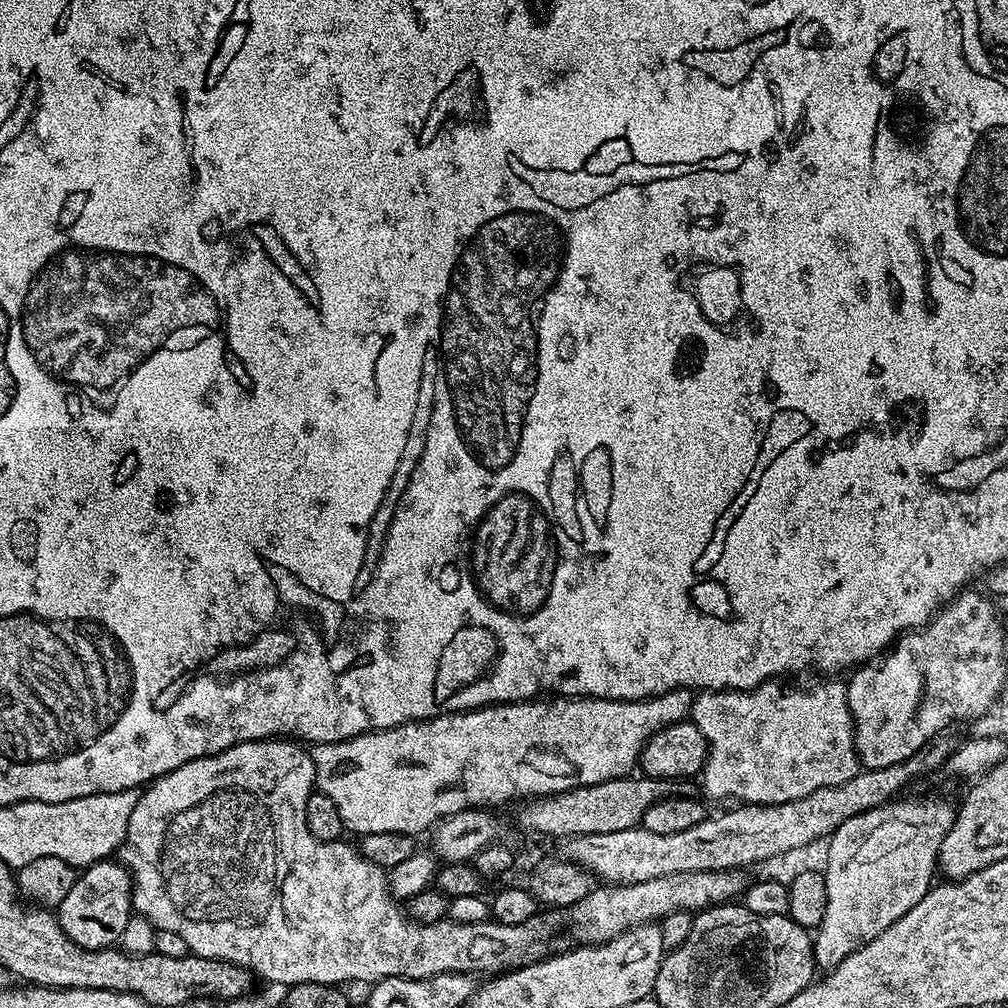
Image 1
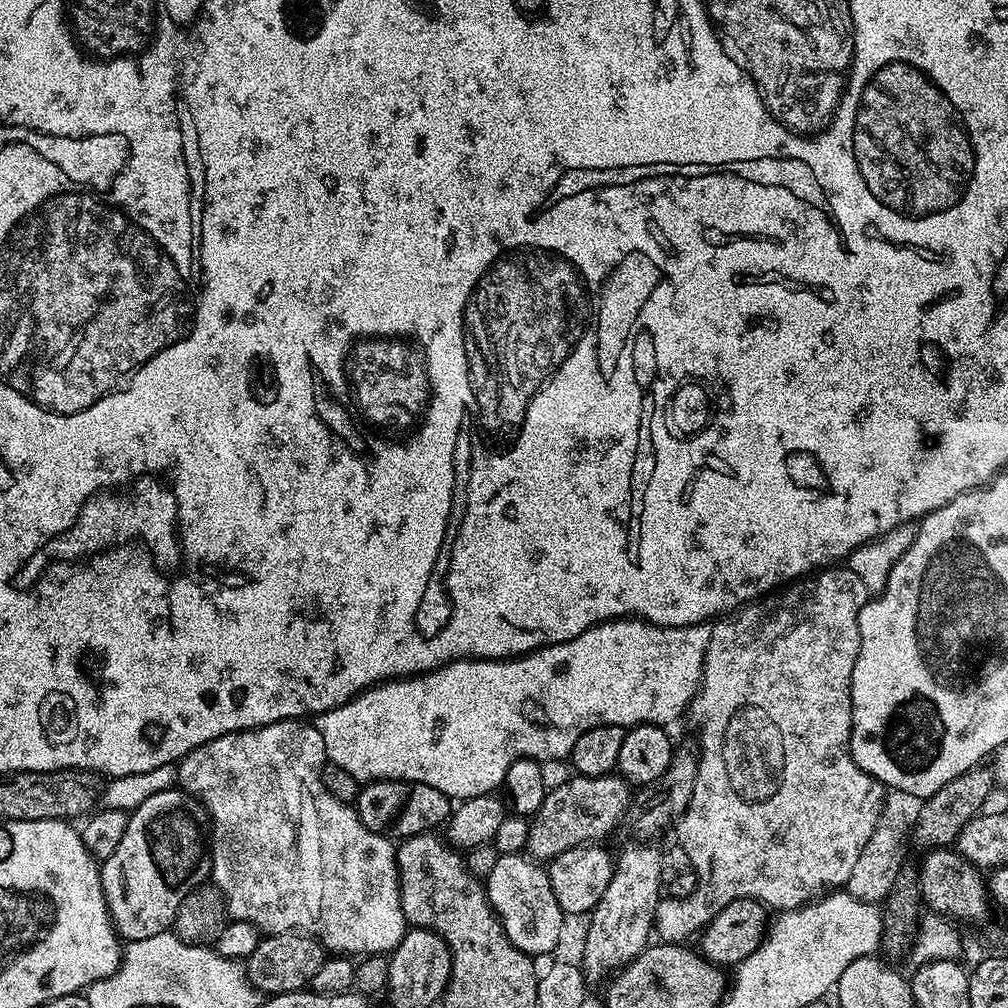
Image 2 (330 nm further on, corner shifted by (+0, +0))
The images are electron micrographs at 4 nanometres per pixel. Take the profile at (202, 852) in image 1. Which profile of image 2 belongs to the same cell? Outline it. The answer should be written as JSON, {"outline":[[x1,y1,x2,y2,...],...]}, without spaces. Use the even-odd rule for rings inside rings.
{"outline":[[297,718,295,720,279,720,273,724,267,724,261,728,247,728,245,732,231,732,222,738,214,738,210,742,206,742,202,746,198,746,190,754,186,754,184,759,179,761,178,767,175,769,179,787,187,792,189,796,196,797,201,804,204,805,207,815,212,815,212,832,210,828,210,880,215,884,216,889,224,895,226,907,229,917,232,920,241,920,242,922,250,922,255,928,259,928,261,933,271,934,274,932,303,932,309,936,315,936,320,943,324,945,325,949,332,954,343,954,348,958,363,958,369,954,391,954,391,952,399,946,402,942,405,932,408,931,410,925,404,911,402,910,402,898,400,897,400,871,396,865,396,849,397,845,393,843,387,836,379,836,371,832,367,826,358,818,355,807,352,804,343,804,338,798,334,798,330,794,330,790,326,790,326,786,322,786,322,770,328,759,324,743,322,742,322,734,316,729,315,723,305,722,303,719]]}

